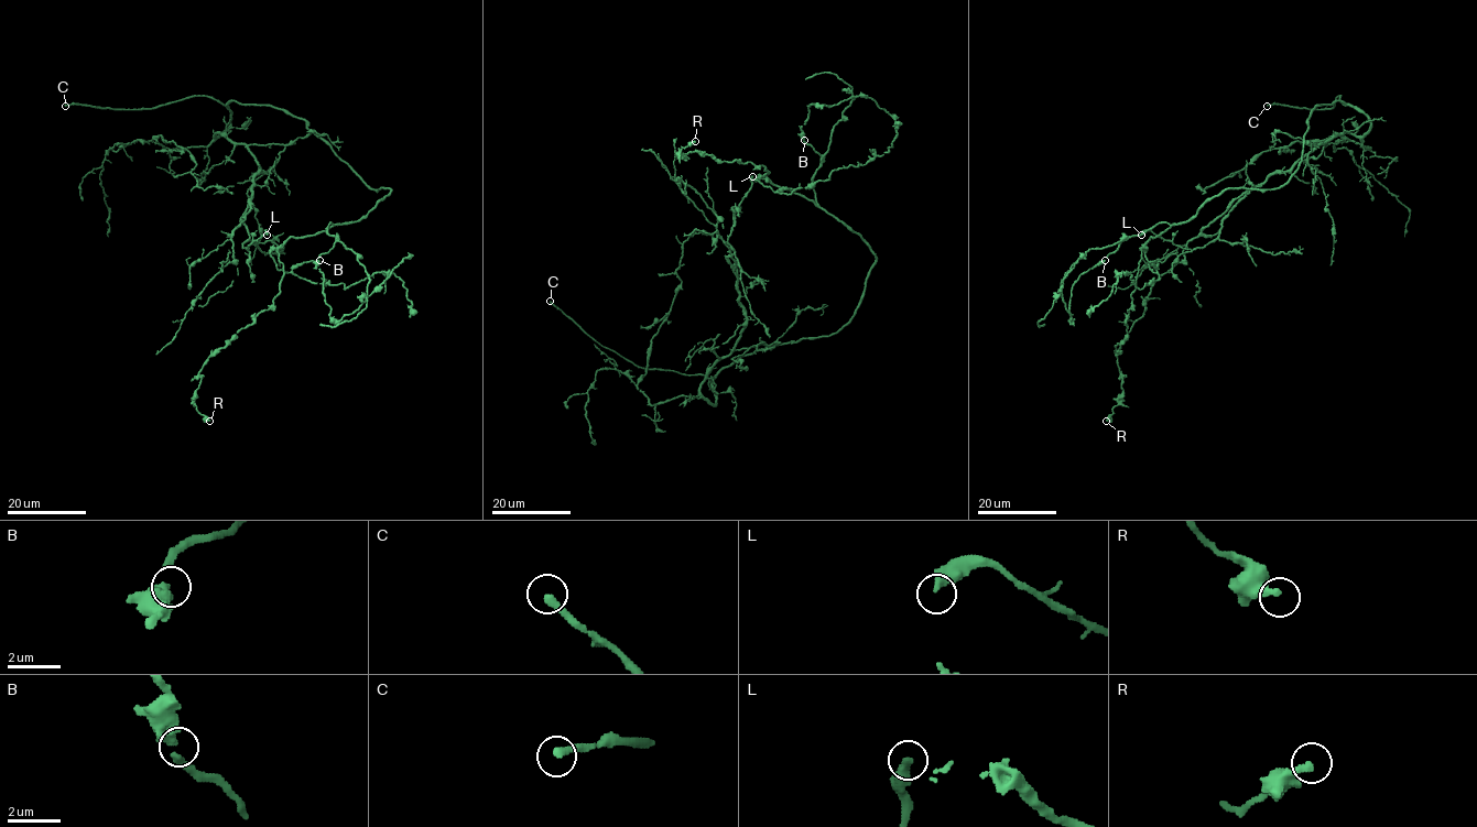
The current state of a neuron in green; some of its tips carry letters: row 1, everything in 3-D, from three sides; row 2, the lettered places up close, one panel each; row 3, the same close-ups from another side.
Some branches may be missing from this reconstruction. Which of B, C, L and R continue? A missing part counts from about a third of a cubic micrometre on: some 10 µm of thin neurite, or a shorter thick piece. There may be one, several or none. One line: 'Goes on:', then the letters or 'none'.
Goes on: C

